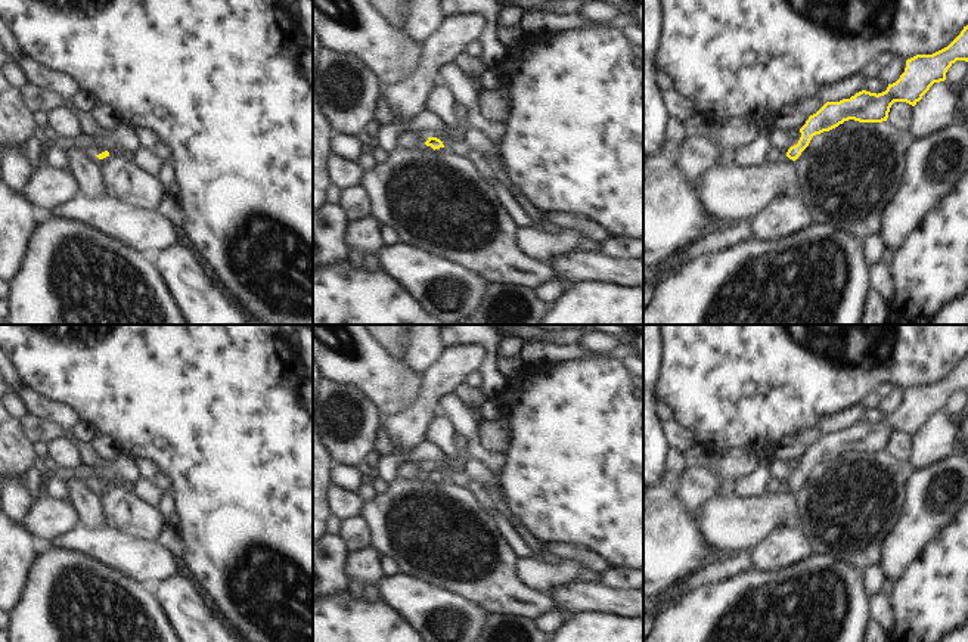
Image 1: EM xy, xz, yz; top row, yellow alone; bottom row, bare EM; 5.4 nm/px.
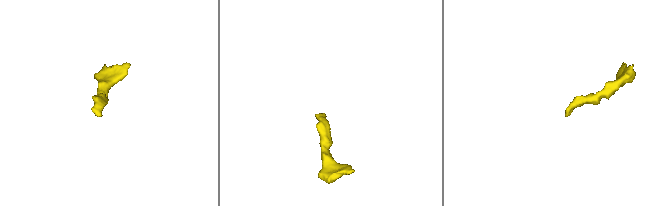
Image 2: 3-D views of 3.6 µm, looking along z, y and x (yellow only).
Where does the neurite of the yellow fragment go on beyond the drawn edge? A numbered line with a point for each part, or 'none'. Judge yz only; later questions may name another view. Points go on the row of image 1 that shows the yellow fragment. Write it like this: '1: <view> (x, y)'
none.

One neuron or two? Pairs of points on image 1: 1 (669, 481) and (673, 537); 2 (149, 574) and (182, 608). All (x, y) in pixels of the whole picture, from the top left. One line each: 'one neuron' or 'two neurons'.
1: one neuron
2: two neurons

